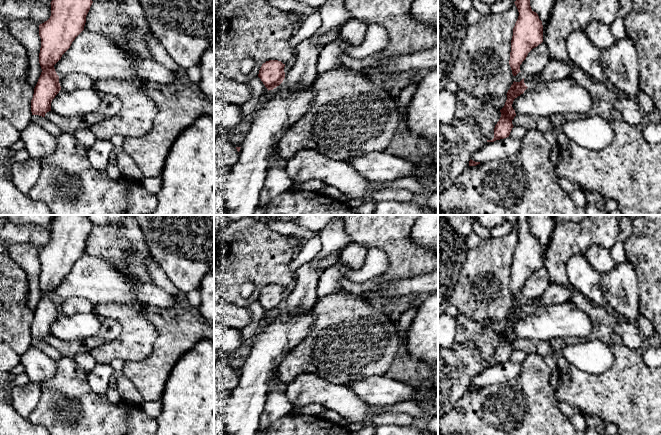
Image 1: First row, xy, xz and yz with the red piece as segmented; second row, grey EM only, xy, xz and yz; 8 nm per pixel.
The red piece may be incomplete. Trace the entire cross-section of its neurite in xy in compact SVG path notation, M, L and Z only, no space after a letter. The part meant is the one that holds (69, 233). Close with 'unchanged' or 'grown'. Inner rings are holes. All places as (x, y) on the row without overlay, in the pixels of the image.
M54 215L51 240L39 249L41 299L31 324L32 339L45 341L51 326L61 314L54 289L84 254L93 225L87 215Z; unchanged

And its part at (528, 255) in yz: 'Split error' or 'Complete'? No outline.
Complete

